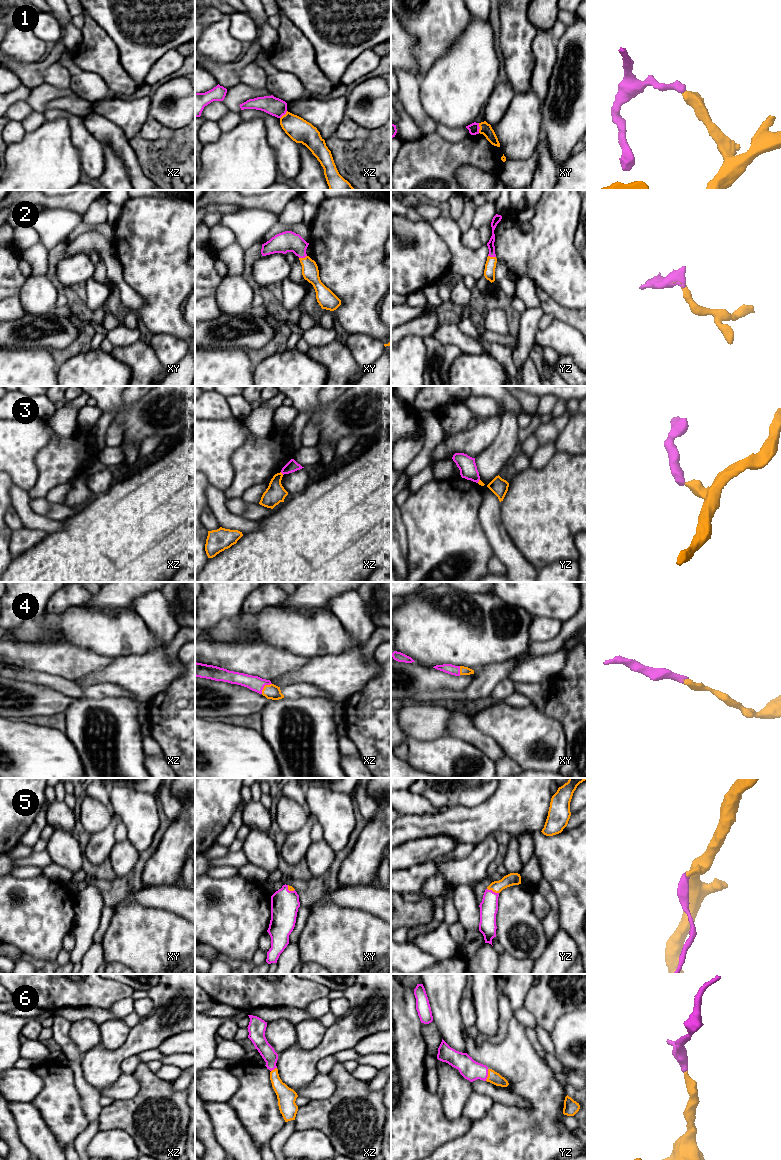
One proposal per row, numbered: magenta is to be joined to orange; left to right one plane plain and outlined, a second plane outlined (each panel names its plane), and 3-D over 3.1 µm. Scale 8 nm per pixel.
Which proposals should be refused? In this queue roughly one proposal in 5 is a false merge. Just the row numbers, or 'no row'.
1, 3

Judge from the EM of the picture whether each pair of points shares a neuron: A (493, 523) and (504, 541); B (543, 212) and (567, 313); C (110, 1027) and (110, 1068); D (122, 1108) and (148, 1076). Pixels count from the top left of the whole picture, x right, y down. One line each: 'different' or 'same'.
A: same
B: different
C: different
D: same

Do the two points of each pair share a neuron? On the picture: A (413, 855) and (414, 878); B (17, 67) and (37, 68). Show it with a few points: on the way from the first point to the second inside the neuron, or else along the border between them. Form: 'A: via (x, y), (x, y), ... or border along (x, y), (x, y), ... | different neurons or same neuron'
A: border along (433, 860), (401, 870) | different neurons
B: via (22, 68), (32, 68) | same neuron

